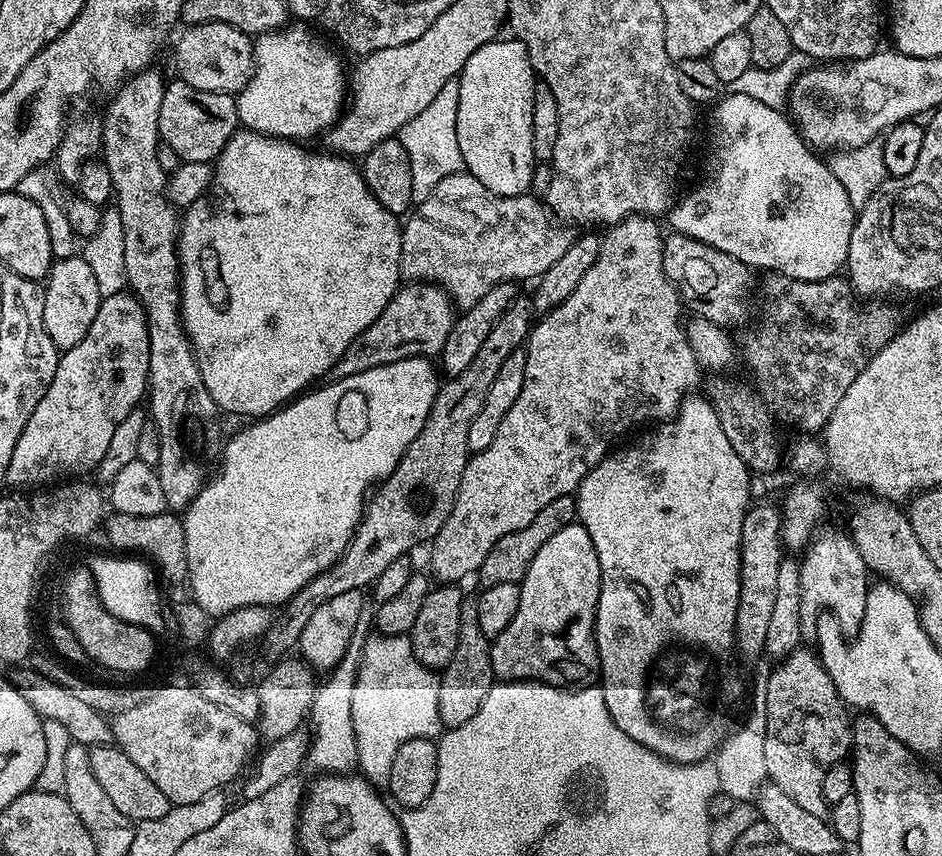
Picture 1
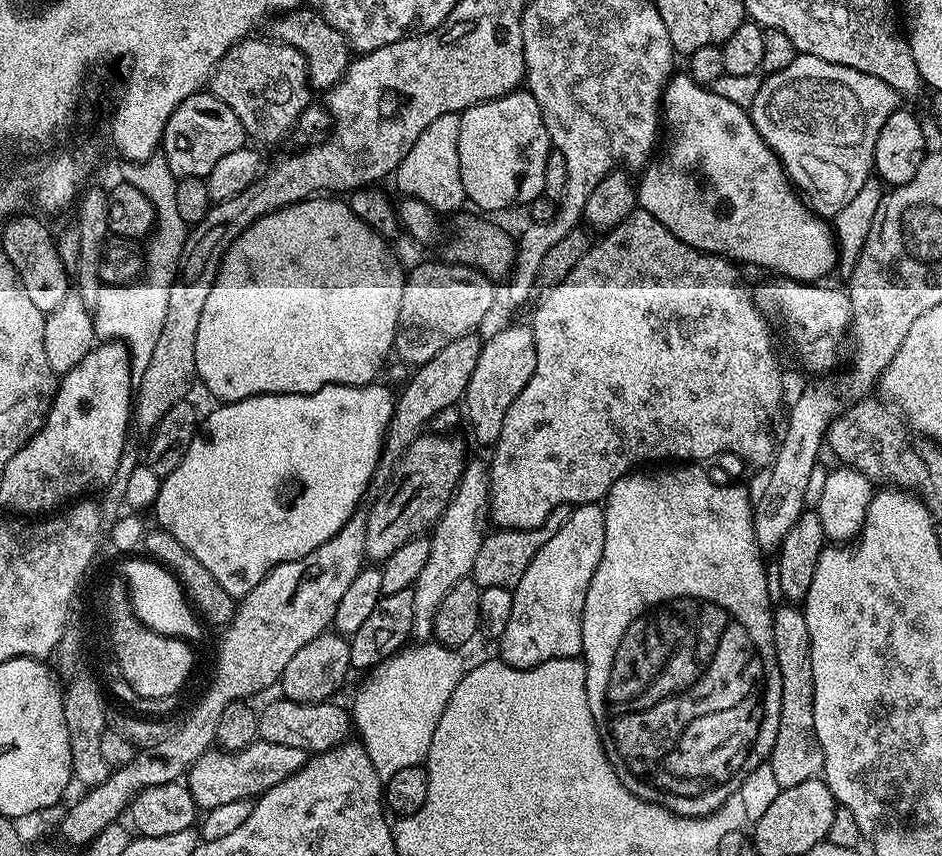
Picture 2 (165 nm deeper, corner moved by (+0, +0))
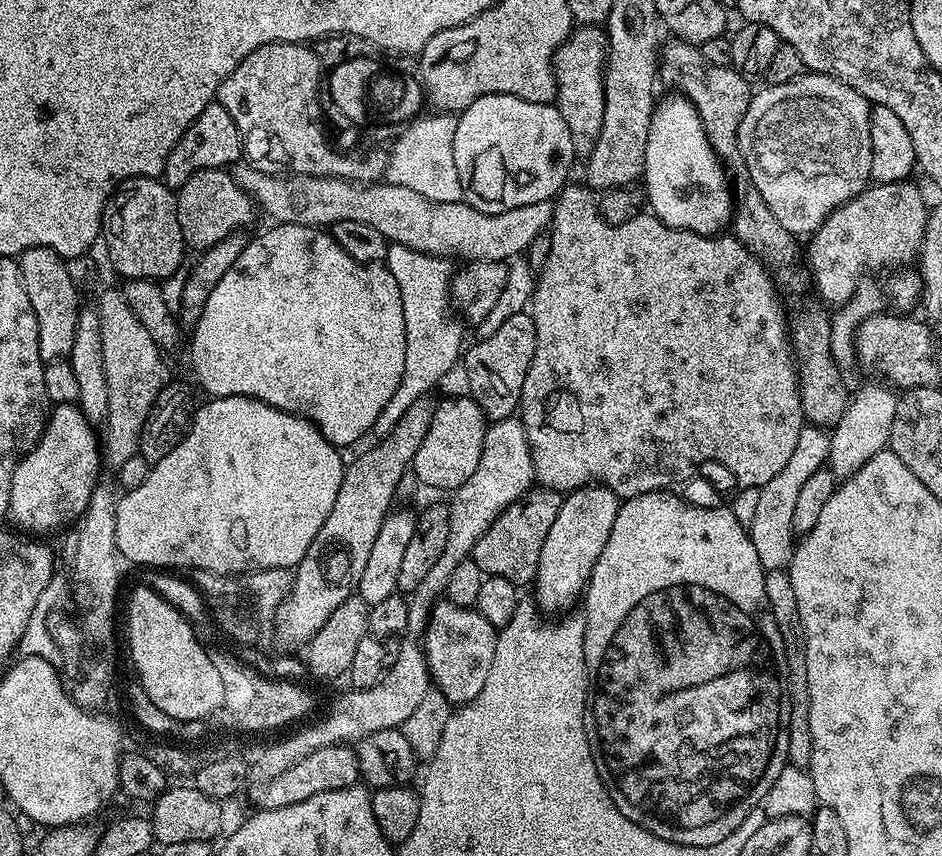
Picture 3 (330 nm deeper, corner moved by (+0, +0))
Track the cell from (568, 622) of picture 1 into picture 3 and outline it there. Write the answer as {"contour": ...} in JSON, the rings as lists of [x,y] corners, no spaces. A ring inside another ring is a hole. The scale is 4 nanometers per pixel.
{"contour":[[[601,484],[575,488],[564,496],[558,518],[554,518],[554,526],[550,526],[546,542],[542,542],[542,554],[538,558],[534,581],[535,603],[545,613],[567,613],[571,609],[568,607],[583,597],[588,579],[592,577],[592,571],[598,562],[598,554],[606,550],[606,542],[610,538],[610,530],[614,530],[614,518],[618,518],[621,503],[620,497]]]}

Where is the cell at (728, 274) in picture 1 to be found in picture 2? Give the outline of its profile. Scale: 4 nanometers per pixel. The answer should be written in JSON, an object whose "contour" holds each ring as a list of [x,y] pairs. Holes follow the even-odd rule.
{"contour":[[[772,278],[765,284],[755,285],[754,299],[756,307],[764,313],[765,317],[773,325],[776,324],[784,331],[786,339],[792,343],[796,352],[801,352],[800,360],[814,372],[824,372],[836,360],[840,352],[840,343],[845,343],[852,327],[852,307],[847,291],[840,288],[823,288],[825,285],[820,282],[805,282],[802,280],[789,280],[787,278]]]}

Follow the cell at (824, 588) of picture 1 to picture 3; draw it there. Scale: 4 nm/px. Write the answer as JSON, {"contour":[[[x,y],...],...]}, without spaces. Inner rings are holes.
{"contour":[[[876,383],[880,384],[864,384],[853,396],[851,393],[839,422],[831,429],[832,441],[827,467],[838,478],[852,476],[871,456],[889,447],[888,439],[894,422],[898,396],[887,383]]]}

